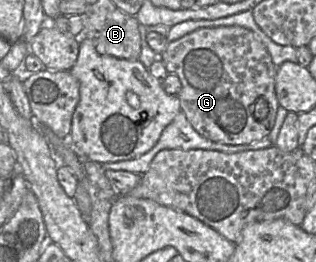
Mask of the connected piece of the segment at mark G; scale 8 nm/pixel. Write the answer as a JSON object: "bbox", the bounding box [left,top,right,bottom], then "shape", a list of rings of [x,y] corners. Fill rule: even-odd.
{"bbox":[158,26,279,145],"shape":[[[240,26],[200,28],[184,37],[169,42],[166,50],[158,55],[169,74],[178,76],[181,90],[177,97],[181,111],[191,126],[206,139],[226,145],[255,143],[268,138],[276,120],[279,102],[275,92],[277,67],[260,39],[249,29]],[[259,97],[269,103],[269,114],[264,120],[257,120],[253,107]]]}

